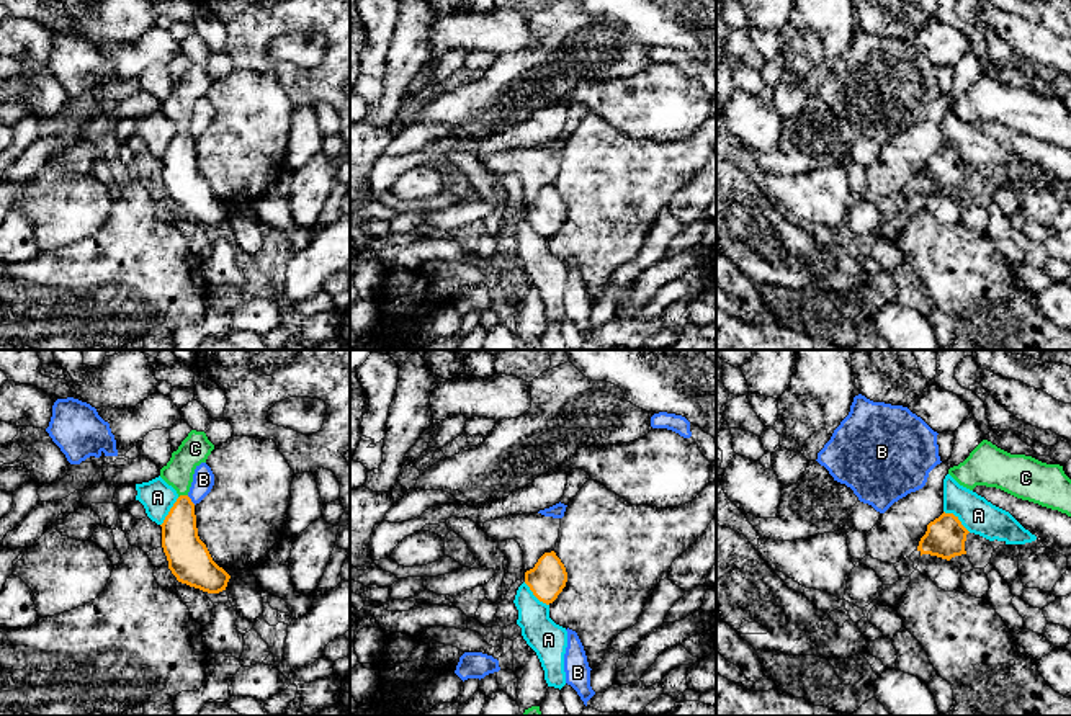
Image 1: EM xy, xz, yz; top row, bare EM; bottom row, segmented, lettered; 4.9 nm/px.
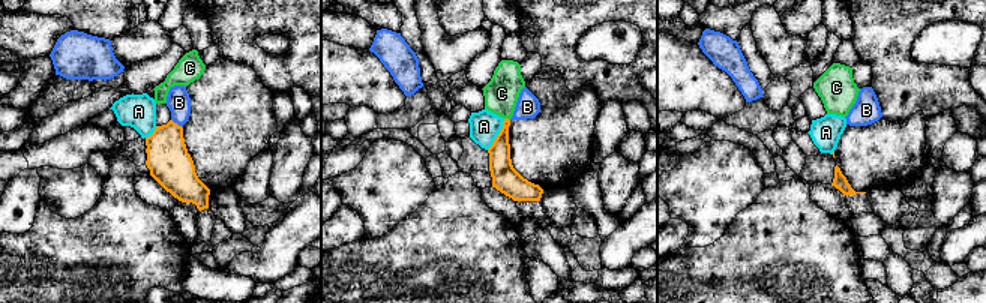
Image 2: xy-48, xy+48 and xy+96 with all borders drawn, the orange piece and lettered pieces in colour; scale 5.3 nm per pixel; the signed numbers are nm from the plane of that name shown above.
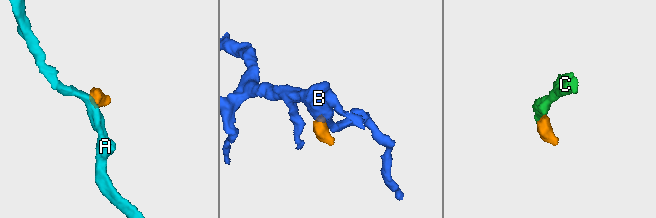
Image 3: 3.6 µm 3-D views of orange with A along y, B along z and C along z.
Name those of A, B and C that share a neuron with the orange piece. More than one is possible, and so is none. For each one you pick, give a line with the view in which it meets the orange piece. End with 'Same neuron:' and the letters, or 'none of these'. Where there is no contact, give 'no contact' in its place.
C: meets orange in xy
Same neuron: C

